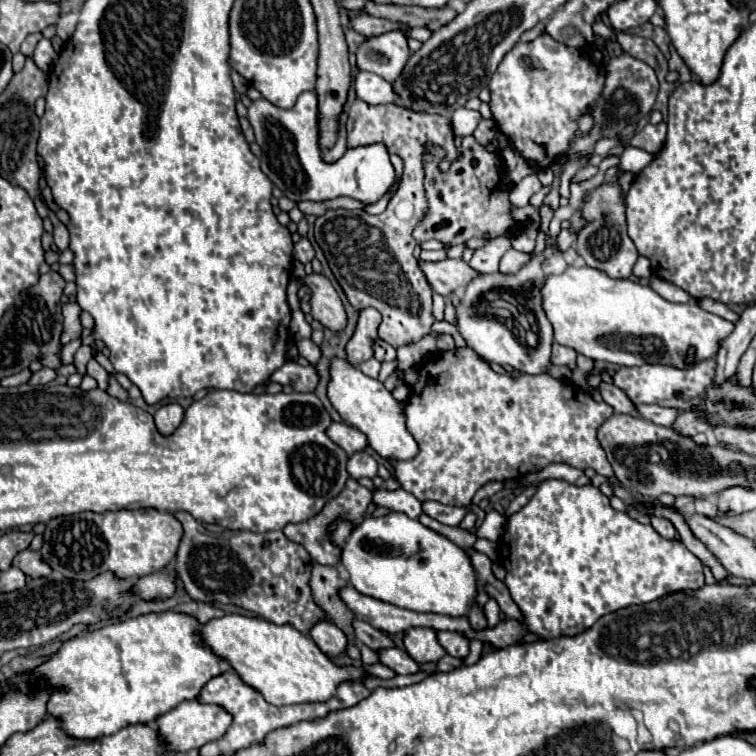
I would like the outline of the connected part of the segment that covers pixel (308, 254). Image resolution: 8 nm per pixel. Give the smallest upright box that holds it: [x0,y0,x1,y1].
[294,237,314,264]

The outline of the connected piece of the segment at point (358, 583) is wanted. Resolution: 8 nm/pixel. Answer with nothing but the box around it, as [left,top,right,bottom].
[342,513,476,617]

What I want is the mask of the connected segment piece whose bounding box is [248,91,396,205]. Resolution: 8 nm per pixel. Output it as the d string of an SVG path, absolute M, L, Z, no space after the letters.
M316 91L302 93L292 109L280 109L266 99L258 99L250 105L248 119L254 127L256 143L262 147L262 157L260 157L262 171L284 193L284 197L292 199L294 203L308 201L308 199L310 201L326 201L326 199L336 199L336 197L352 197L352 199L362 201L364 205L374 205L394 185L396 175L394 175L394 167L390 163L390 153L388 153L384 143L372 143L372 145L360 145L356 149L346 149L344 155L334 163L328 163L322 159L322 149L318 143L320 129L318 129L318 97L316 97Z

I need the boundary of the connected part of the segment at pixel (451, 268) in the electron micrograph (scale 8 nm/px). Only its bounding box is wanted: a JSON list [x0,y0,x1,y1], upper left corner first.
[420,259,480,297]

